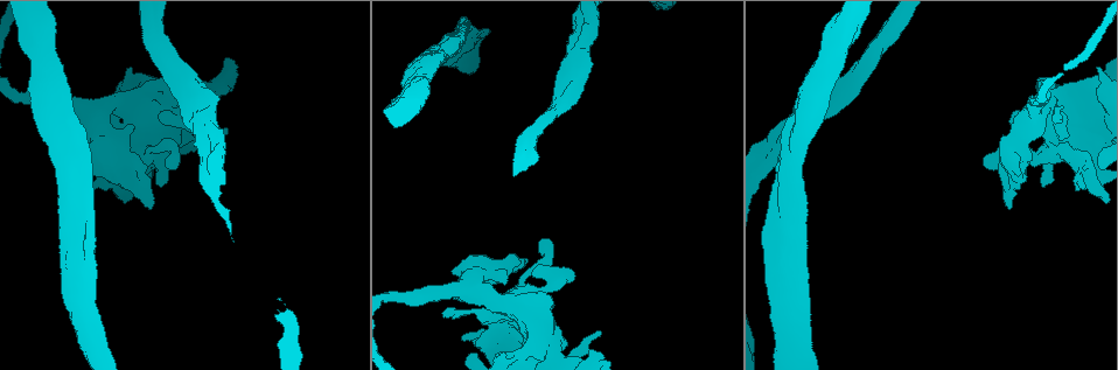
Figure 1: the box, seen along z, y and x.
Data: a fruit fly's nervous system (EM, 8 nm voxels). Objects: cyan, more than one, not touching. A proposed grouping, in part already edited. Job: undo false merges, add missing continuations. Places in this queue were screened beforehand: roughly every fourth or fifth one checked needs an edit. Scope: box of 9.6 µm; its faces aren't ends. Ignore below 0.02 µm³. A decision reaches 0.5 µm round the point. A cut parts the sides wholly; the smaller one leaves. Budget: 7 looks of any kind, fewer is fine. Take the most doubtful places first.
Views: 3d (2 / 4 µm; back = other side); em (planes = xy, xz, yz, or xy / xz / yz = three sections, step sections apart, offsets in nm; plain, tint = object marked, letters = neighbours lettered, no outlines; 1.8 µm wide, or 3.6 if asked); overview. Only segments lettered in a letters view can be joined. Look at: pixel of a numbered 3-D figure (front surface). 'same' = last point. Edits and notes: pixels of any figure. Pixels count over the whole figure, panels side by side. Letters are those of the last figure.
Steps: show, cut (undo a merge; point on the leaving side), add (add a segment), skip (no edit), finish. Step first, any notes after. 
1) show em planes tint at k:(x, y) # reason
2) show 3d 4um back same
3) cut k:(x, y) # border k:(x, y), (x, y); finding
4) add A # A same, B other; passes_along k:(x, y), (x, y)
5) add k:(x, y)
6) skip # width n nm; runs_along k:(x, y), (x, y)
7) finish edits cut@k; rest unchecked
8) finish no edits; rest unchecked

show em 3.6um planes tint at 1:(150, 132) # closes a loop

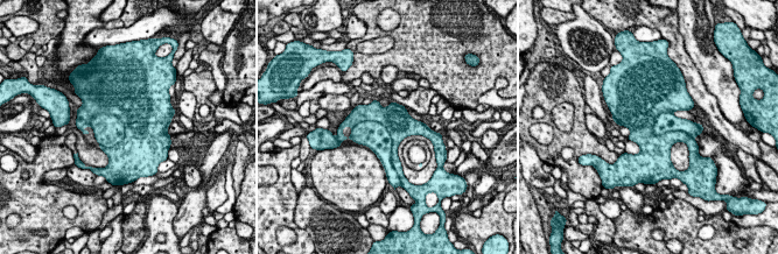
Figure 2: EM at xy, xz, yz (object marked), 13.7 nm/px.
show em 3.6um planes letters same # what lies round it

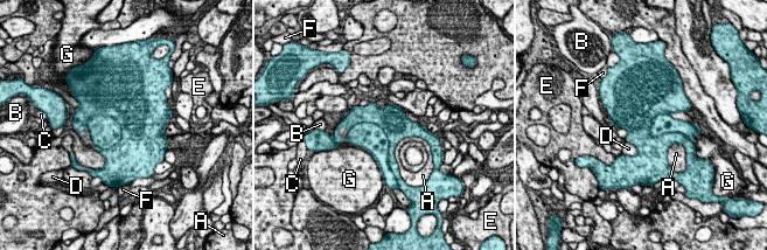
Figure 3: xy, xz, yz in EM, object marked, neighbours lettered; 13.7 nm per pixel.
cut 3:(105, 131) # longest_contact A 340 nm; A other, B other, C other, D other, E other, F other, G other; border 3:(85, 123), (109, 115), (121, 138); two cells meet here

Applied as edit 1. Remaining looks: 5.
show overview

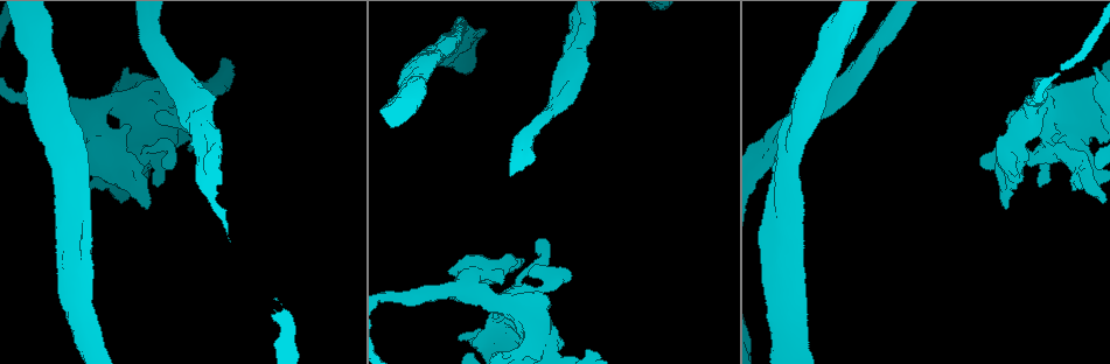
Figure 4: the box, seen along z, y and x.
show em planes letters at 4:(792, 102) # free end

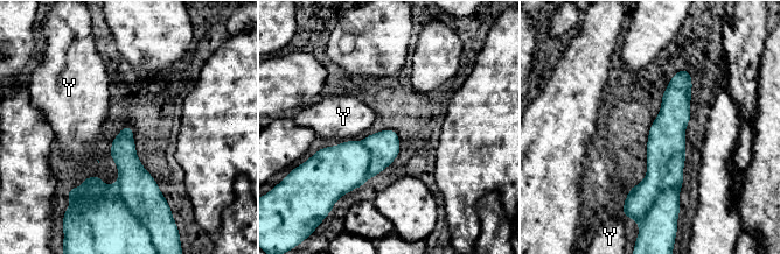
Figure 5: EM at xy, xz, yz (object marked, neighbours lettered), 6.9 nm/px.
cut 5:(666, 155) # Y other; border 5:(682, 184), (663, 190), (647, 211); two cells meet here

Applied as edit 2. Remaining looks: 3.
finish edits cut@3, cut@5; rest unchecked

